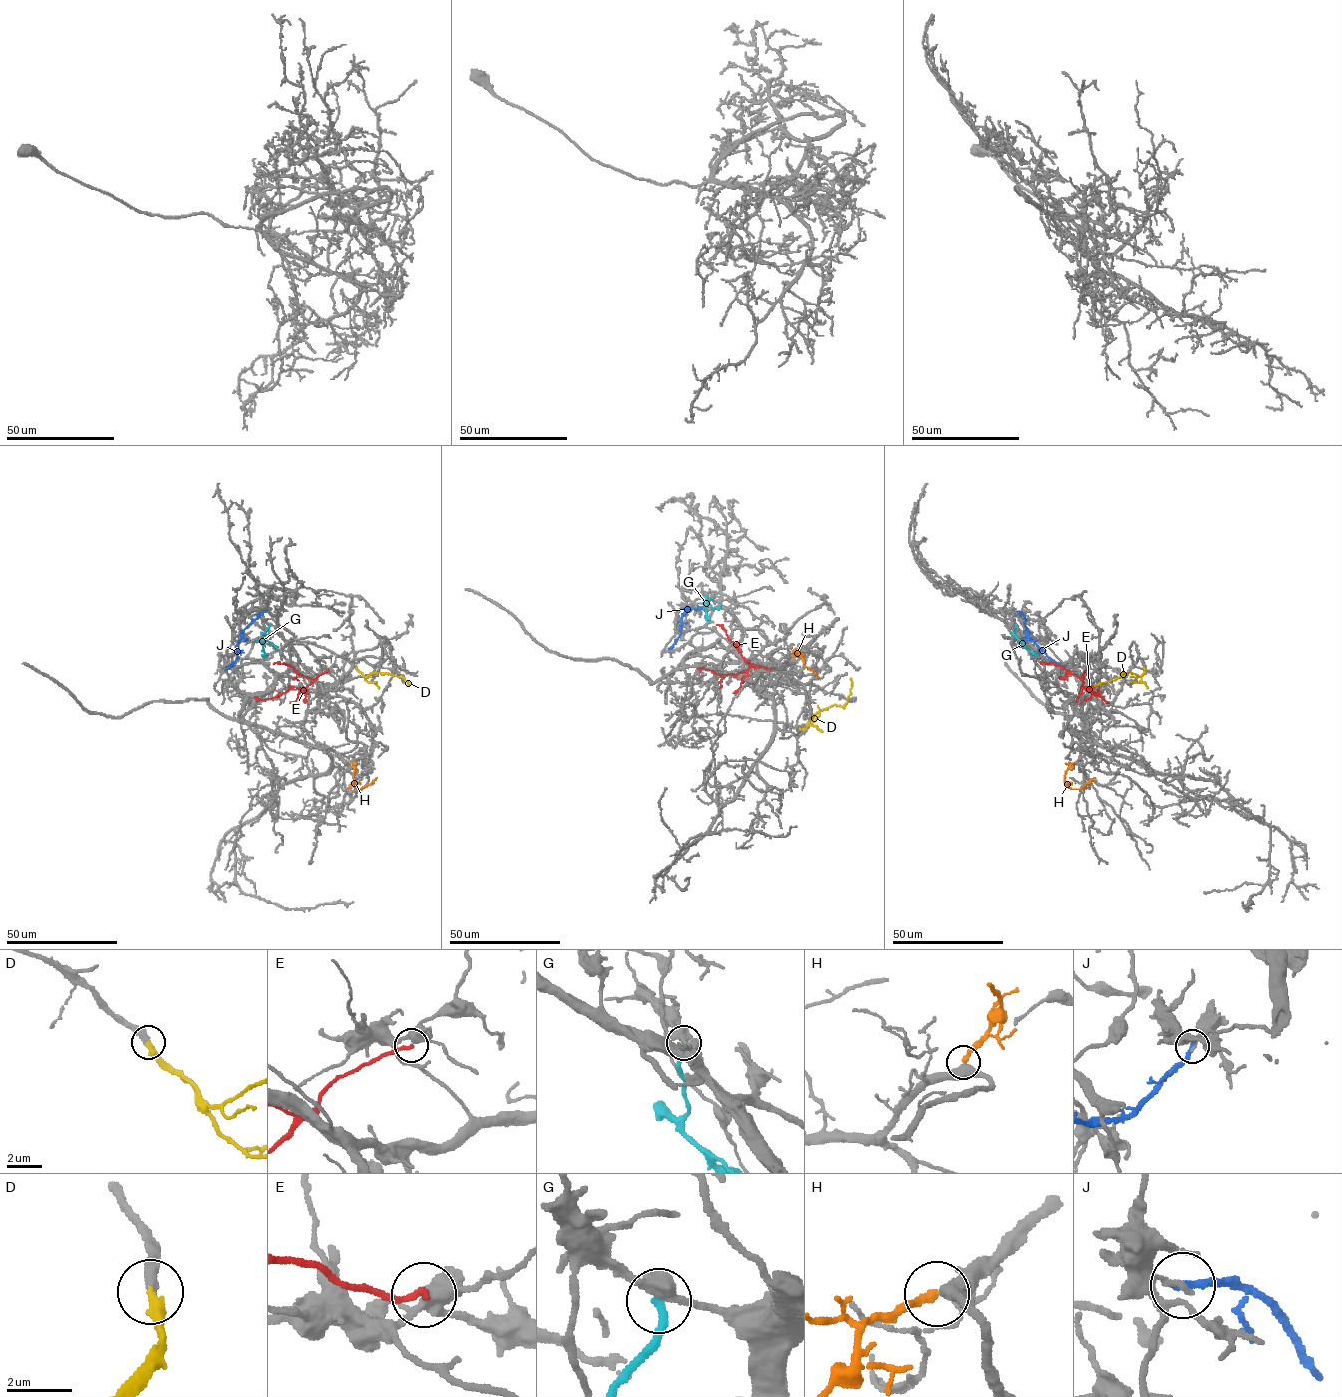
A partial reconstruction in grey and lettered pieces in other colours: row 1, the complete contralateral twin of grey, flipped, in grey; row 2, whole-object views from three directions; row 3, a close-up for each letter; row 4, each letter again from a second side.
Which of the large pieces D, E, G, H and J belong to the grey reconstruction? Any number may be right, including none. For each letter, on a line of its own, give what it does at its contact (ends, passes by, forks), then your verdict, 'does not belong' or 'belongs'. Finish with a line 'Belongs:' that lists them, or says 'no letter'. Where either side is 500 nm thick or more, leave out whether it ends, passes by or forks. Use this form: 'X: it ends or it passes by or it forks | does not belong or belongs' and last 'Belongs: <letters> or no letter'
D: it ends | belongs
E: it ends | does not belong
G: it ends | does not belong
H: it ends | belongs
J: it ends | does not belong
Belongs: D, H

